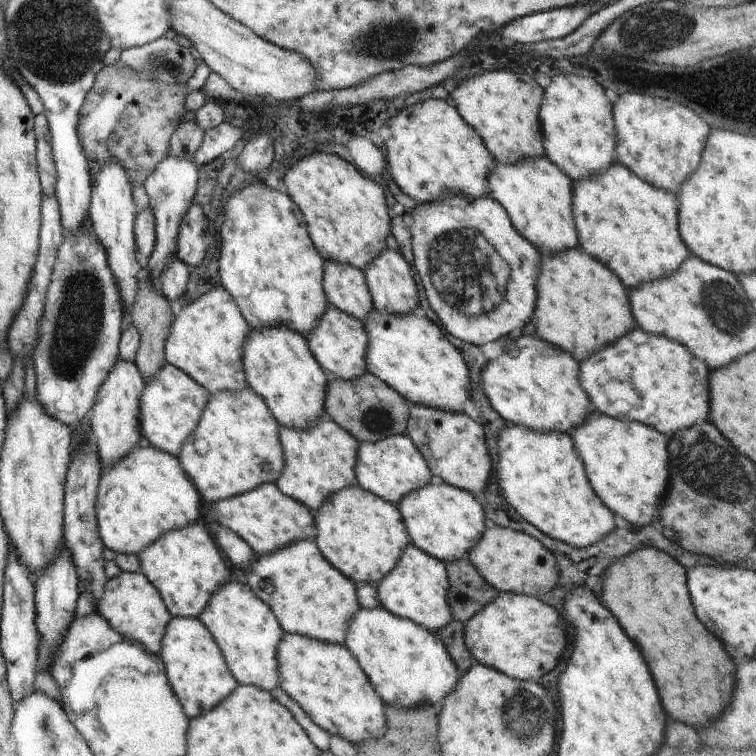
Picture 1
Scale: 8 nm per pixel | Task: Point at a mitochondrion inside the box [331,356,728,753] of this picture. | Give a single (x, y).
(526, 717)

